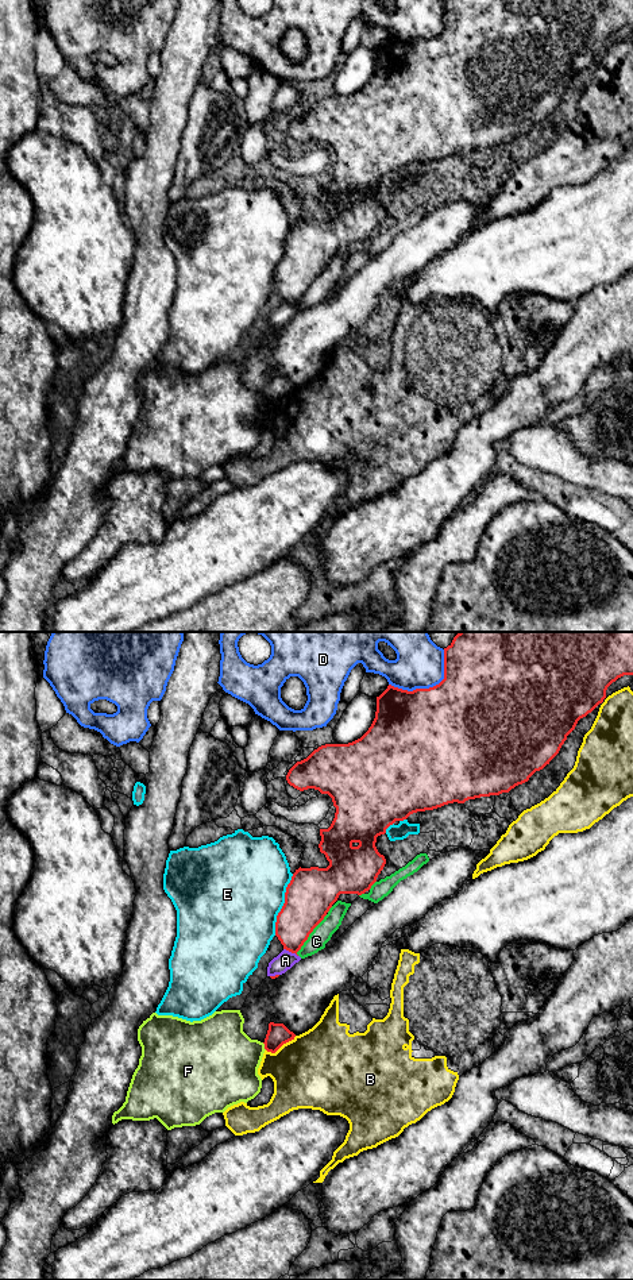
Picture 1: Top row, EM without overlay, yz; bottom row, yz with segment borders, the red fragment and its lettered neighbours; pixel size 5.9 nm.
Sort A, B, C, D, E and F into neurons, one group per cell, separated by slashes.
A C / B / D / E / F

